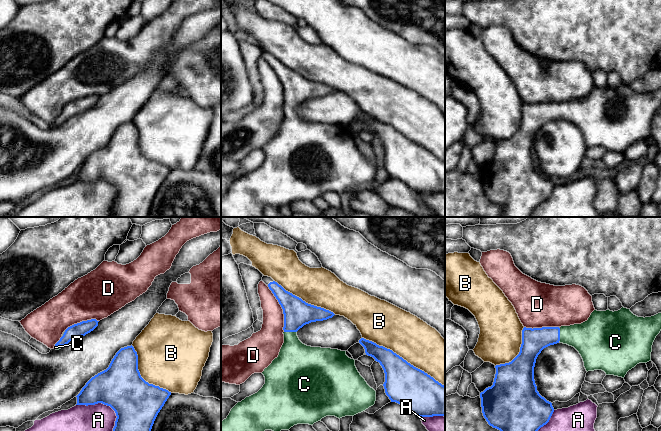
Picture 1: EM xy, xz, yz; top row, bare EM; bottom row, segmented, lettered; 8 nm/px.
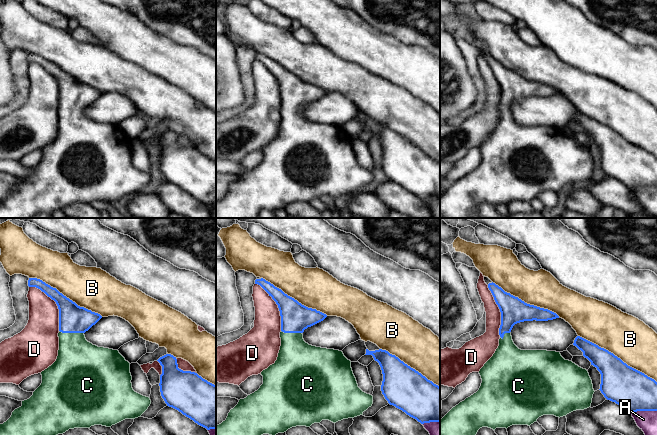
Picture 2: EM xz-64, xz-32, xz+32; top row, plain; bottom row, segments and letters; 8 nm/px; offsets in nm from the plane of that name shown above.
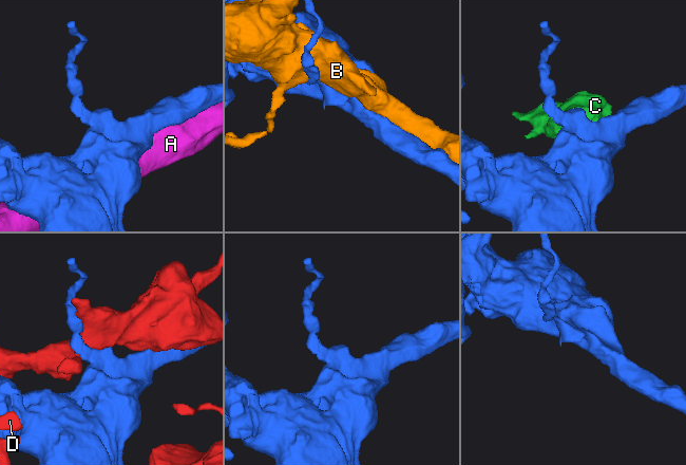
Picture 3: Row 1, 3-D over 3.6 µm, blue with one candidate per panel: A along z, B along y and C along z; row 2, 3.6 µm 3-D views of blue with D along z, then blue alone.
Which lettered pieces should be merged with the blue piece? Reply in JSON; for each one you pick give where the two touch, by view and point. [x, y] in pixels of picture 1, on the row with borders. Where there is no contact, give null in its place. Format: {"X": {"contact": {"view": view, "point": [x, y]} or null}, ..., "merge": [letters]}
{"C": {"contact": {"view": "yz", "point": [559, 334]}}, "merge": ["C"]}

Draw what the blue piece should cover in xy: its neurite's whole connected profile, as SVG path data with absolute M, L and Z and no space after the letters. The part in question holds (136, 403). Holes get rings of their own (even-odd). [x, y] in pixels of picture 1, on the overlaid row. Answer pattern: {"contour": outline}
{"contour": "M127 346L121 348L112 359L109 367L92 377L82 388L77 397L76 405L95 405L102 403L110 406L116 413L116 421L113 431L151 431L154 421L171 395L166 389L160 388L146 382L138 370L138 355L134 347Z"}

